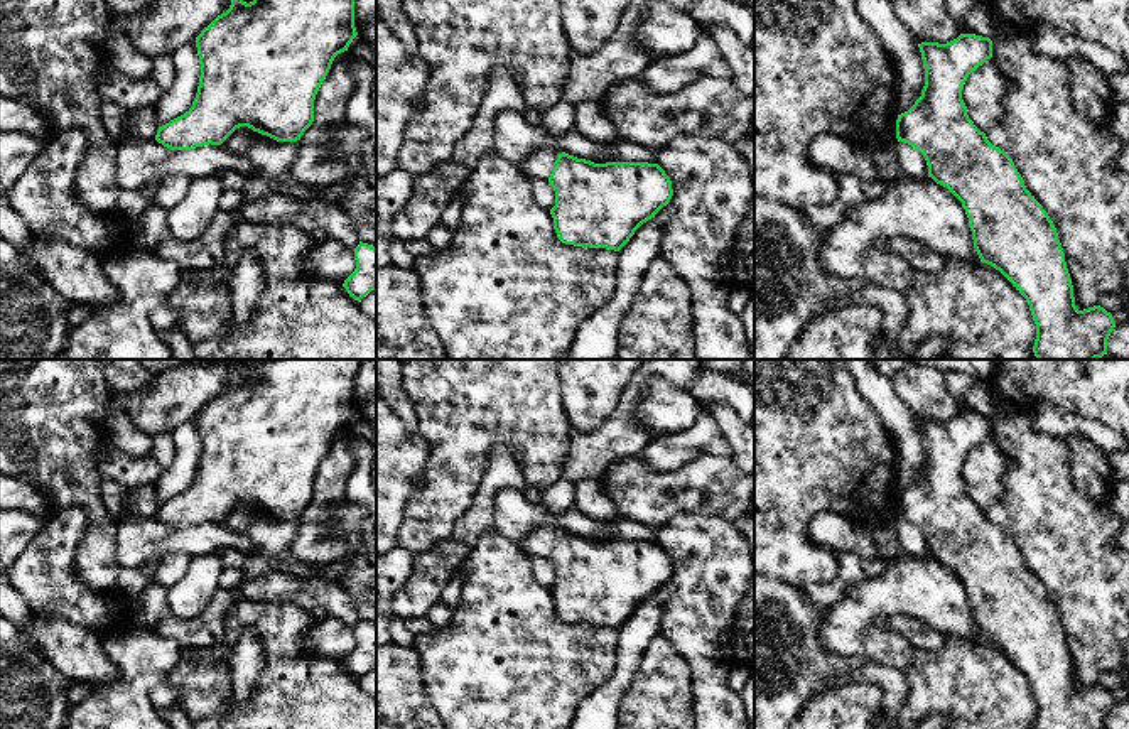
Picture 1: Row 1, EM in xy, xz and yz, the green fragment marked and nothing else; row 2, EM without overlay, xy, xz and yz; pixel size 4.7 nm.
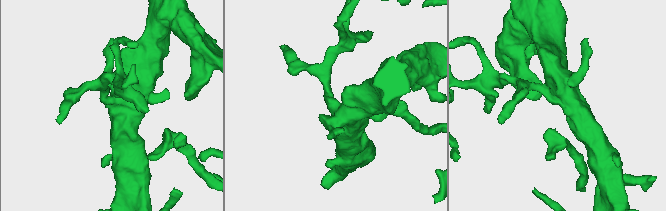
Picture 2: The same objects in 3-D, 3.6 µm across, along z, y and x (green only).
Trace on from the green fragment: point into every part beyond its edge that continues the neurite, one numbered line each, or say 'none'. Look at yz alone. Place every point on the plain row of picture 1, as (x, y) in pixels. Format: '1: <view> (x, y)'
none

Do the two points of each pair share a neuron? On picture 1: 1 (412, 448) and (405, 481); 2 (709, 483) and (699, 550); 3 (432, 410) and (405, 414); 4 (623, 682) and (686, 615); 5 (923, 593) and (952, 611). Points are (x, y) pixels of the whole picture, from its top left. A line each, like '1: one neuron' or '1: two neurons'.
1: one neuron
2: two neurons
3: two neurons
4: two neurons
5: one neuron

